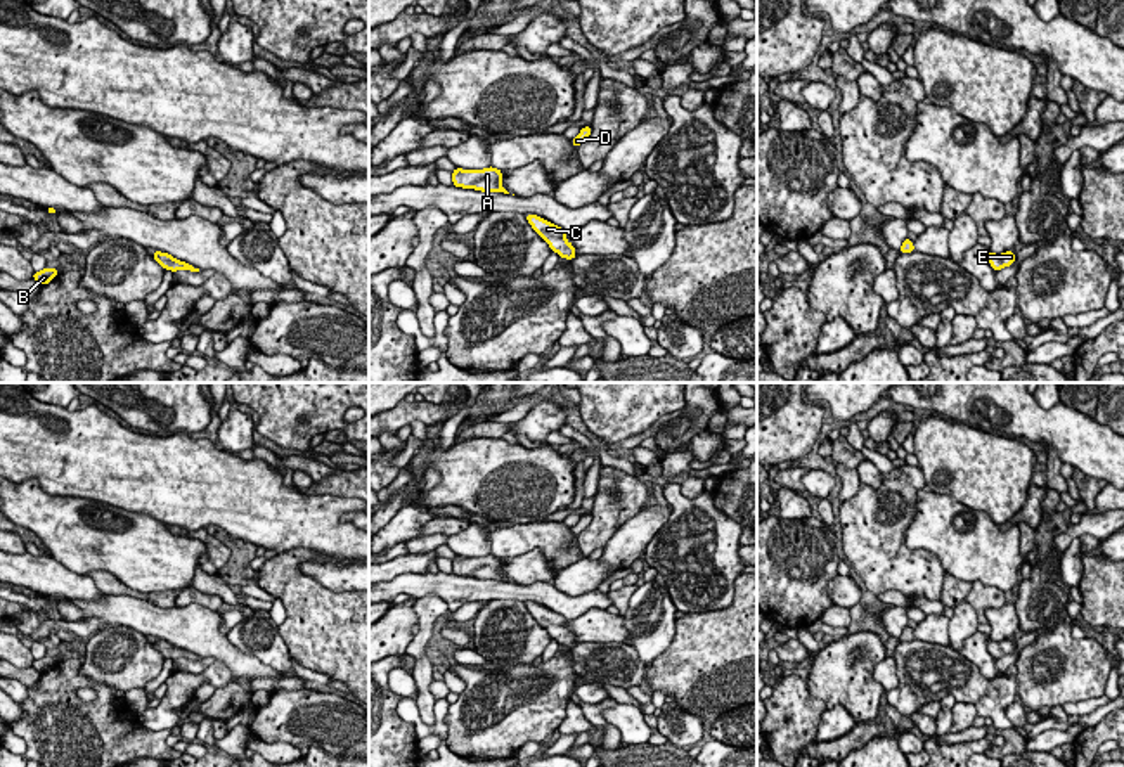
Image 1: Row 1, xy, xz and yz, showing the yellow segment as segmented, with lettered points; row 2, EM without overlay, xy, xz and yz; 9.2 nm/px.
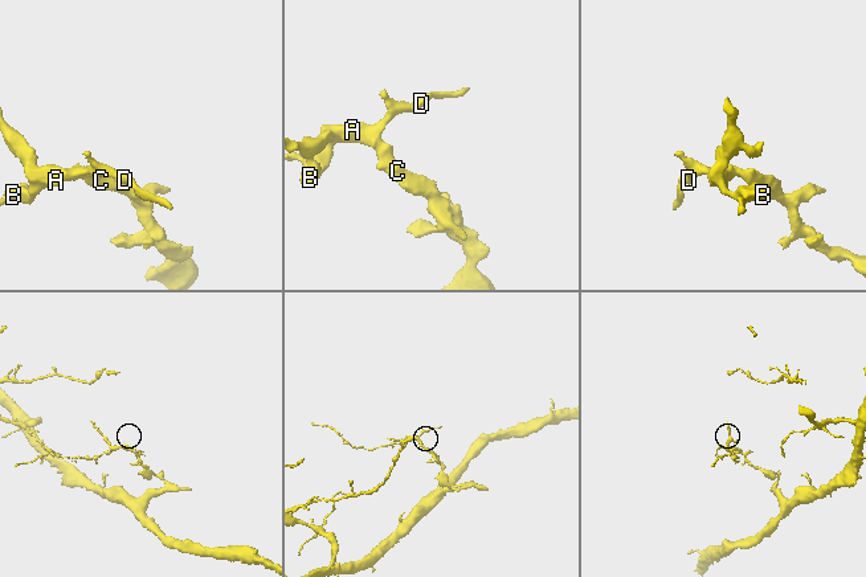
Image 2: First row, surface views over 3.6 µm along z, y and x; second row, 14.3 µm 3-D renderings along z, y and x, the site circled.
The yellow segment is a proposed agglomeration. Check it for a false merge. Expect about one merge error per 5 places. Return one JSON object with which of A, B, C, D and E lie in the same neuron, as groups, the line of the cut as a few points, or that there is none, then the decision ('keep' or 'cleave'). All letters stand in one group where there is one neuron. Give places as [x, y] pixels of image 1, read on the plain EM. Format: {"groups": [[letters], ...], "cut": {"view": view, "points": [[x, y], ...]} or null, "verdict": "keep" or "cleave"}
{"groups": [["A", "B", "C", "D", "E"]], "cut": null, "verdict": "keep"}

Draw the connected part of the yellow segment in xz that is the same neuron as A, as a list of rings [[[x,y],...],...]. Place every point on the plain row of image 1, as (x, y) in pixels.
[[[494,554],[483,558],[462,558],[455,556],[452,559],[454,575],[475,577],[481,580],[504,580],[509,582],[502,573],[502,558],[495,558]]]

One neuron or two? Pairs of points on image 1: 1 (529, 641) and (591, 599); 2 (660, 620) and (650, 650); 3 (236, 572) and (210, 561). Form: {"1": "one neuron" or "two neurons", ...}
{"1": "two neurons", "2": "one neuron", "3": "two neurons"}

